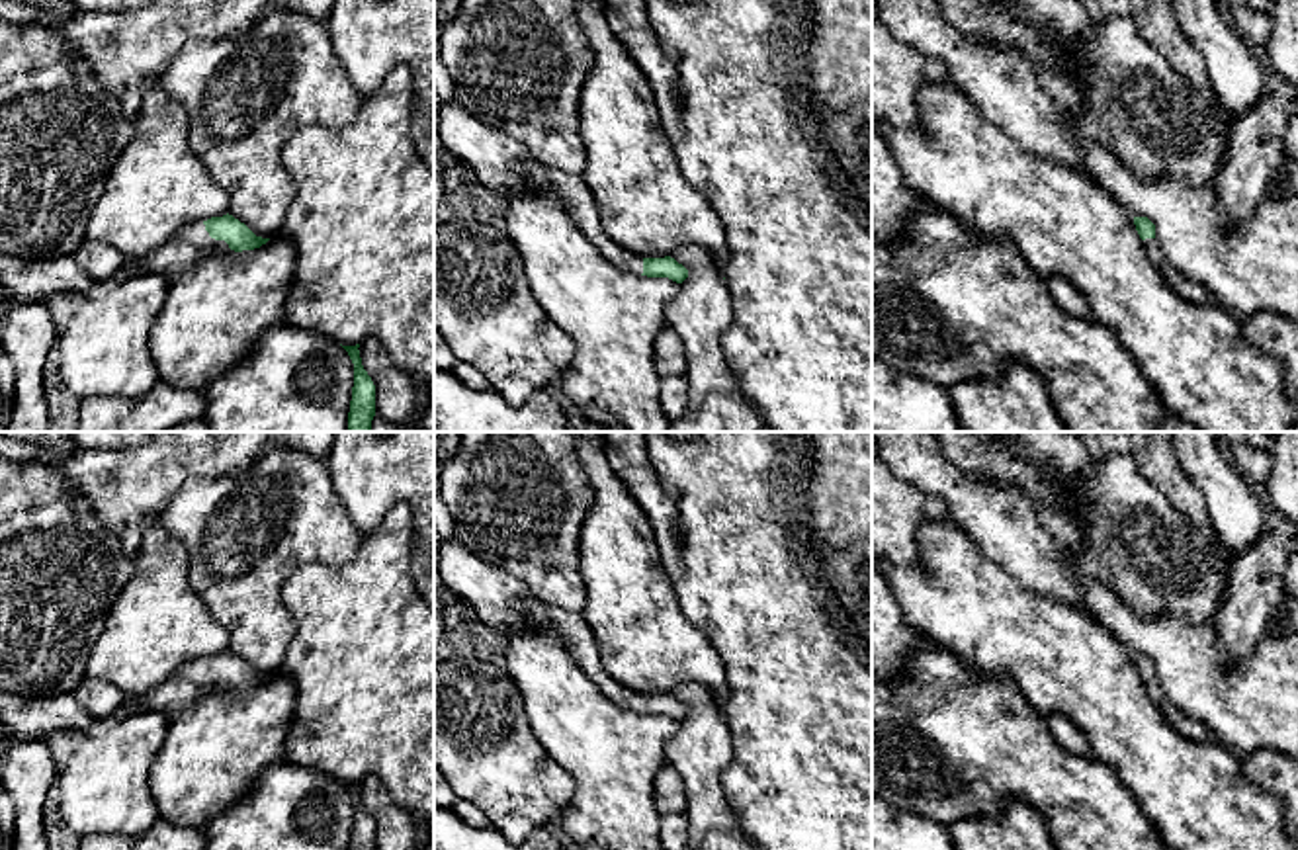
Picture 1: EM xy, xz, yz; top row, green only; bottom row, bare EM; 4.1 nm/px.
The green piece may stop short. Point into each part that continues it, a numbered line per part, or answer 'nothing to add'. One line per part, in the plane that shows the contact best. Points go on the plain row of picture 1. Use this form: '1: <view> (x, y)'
1: xy (192, 680)

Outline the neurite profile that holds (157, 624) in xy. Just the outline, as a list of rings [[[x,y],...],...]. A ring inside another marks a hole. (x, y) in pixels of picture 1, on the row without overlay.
[[[160,520],[143,533],[133,563],[135,573],[111,604],[86,664],[86,676],[113,684],[127,698],[152,692],[186,662],[229,651],[227,627],[211,616],[190,584],[186,545],[172,537]]]

